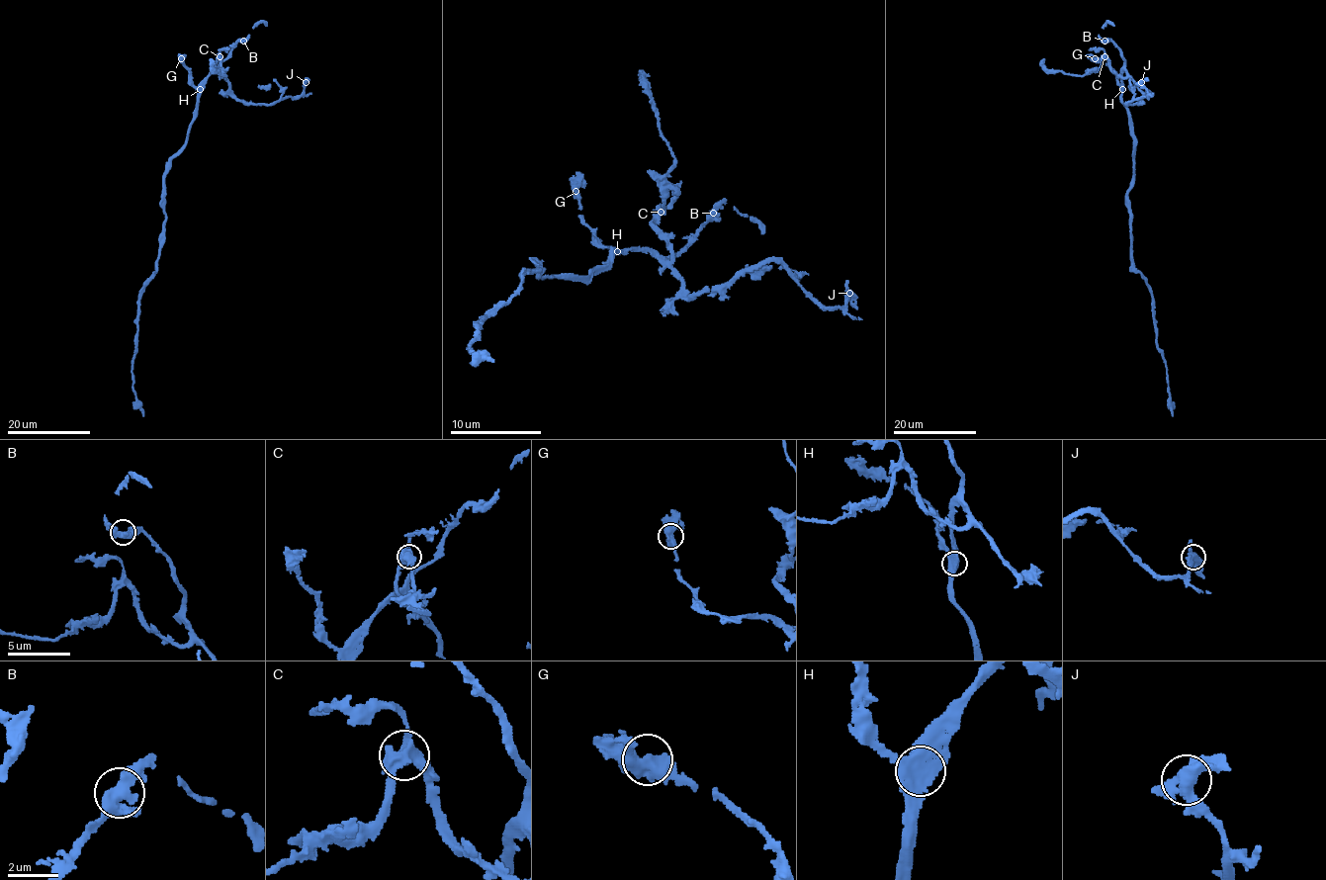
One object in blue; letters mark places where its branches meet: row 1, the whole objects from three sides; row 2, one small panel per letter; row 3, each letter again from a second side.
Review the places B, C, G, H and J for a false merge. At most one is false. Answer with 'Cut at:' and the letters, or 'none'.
Cut at: none

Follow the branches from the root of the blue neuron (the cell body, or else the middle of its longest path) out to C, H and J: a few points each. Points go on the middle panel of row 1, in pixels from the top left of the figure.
C: (541, 276), (589, 276), (607, 263), (617, 249), (651, 251), (669, 260), (671, 246), (651, 223), (660, 213)
H: (541, 276), (589, 276), (607, 263), (614, 249), (617, 251)
J: (541, 276), (589, 276), (617, 249), (656, 253), (692, 297), (767, 260), (825, 307), (842, 307), (849, 293)

